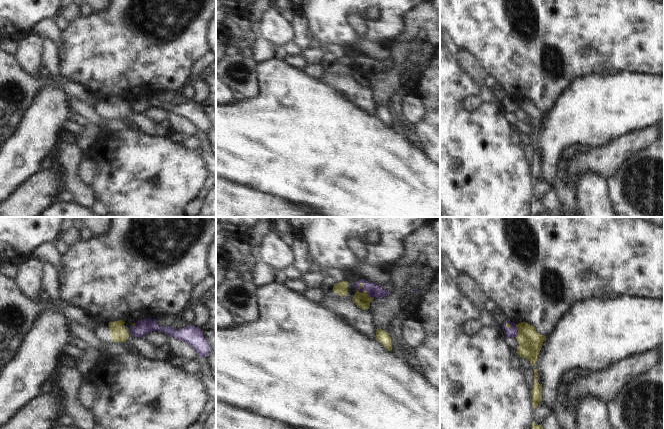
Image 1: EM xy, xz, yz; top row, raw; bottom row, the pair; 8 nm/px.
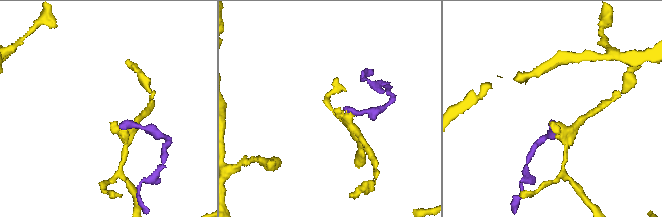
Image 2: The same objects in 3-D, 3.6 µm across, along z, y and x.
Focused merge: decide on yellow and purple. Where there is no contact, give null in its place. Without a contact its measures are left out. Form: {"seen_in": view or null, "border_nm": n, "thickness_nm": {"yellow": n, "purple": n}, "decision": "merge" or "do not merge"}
{"seen_in": "xz", "border_nm": 170, "thickness_nm": {"yellow": 120, "purple": 110}, "decision": "do not merge"}

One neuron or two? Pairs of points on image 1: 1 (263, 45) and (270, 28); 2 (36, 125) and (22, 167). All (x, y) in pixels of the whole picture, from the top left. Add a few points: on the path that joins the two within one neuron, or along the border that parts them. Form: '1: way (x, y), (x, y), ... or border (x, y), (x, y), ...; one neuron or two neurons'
1: border (258, 23), (259, 33), (275, 45); two neurons
2: way (36, 135), (22, 153), (22, 157); one neuron

